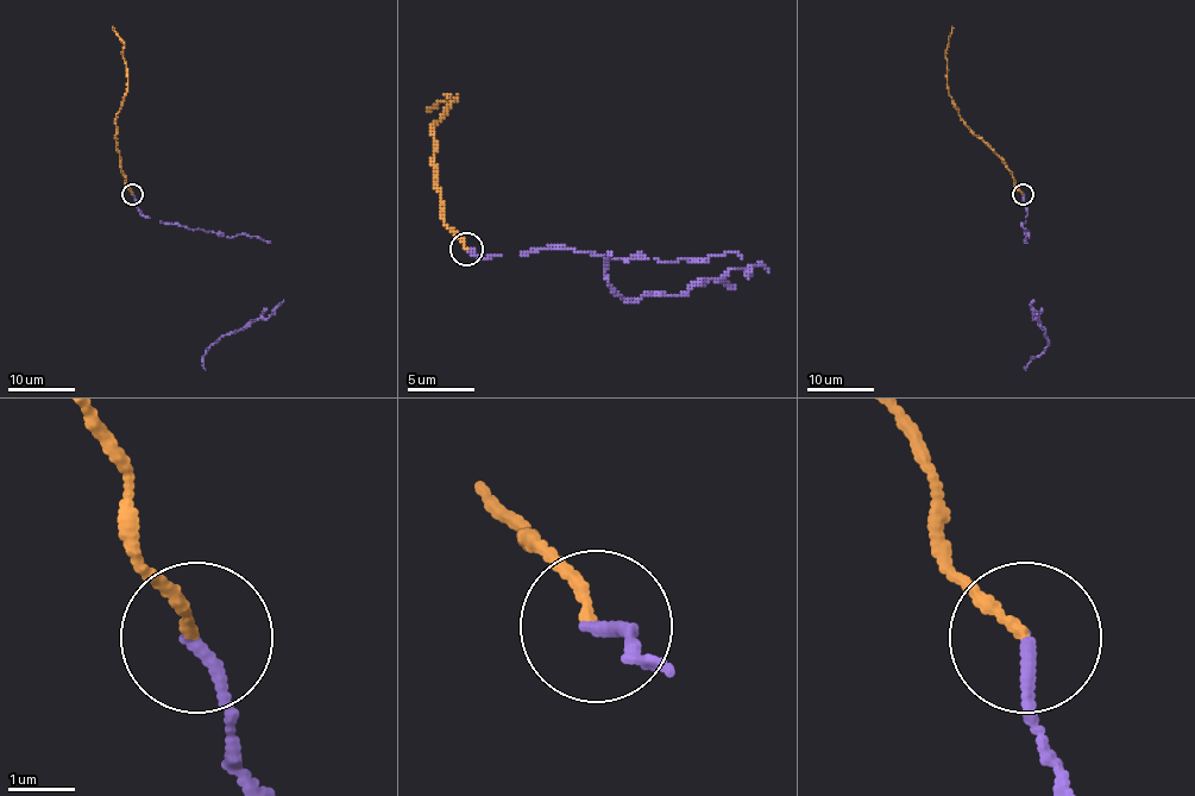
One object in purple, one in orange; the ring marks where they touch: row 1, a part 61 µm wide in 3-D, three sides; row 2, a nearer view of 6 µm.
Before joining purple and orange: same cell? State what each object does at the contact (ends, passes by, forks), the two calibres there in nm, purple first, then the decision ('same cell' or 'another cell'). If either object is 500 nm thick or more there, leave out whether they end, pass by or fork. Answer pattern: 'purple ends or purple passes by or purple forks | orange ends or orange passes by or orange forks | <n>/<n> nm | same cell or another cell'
purple ends | orange ends | 180/160 nm | same cell

